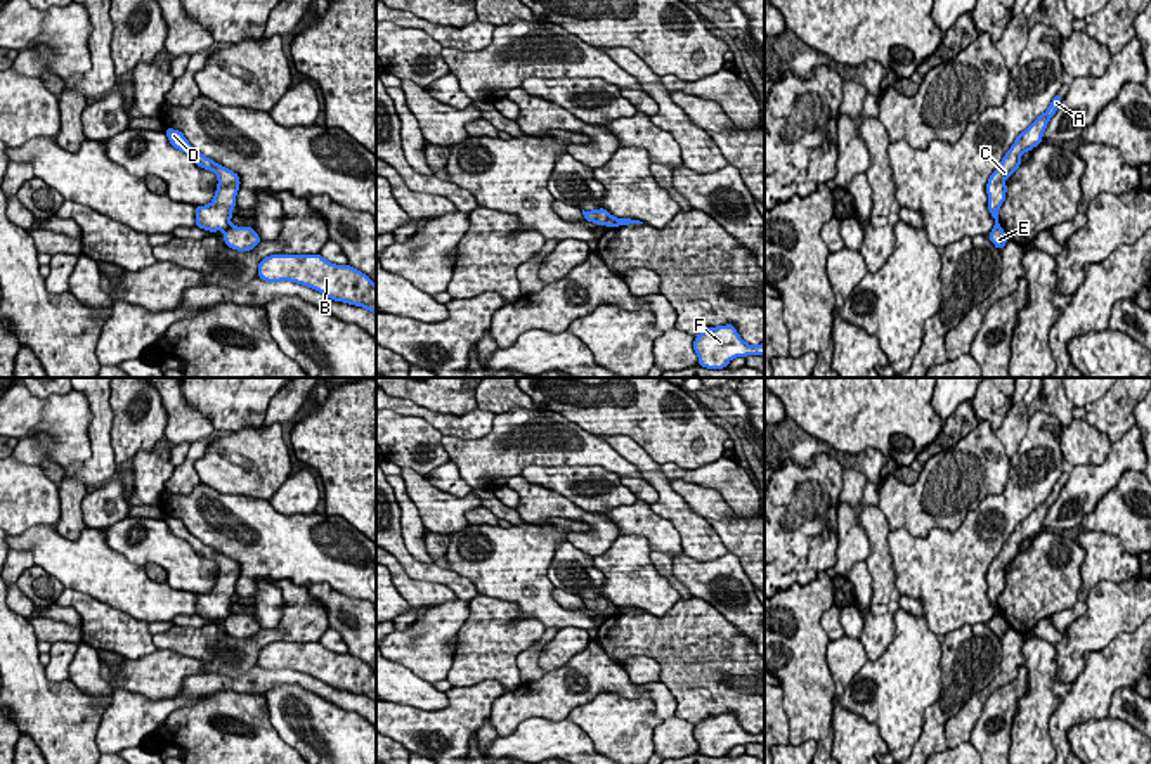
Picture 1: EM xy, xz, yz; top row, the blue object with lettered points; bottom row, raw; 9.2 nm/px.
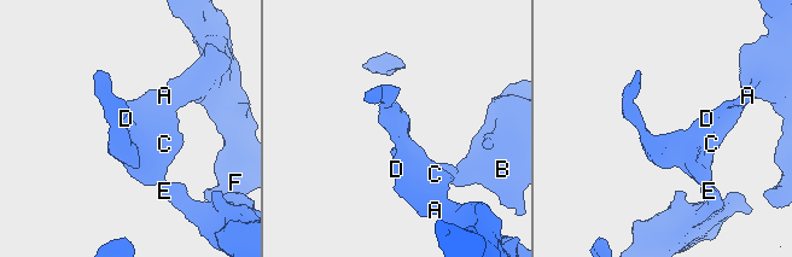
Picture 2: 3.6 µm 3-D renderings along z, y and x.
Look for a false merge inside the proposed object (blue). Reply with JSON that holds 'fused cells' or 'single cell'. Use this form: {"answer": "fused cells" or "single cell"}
{"answer": "fused cells"}

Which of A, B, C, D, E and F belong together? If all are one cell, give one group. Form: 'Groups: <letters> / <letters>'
Groups: A C D F / B E

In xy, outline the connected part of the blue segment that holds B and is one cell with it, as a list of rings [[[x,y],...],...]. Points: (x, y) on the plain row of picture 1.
[[[270,643],[258,651],[267,670],[291,669],[309,674],[335,690],[364,695],[376,702],[376,674],[350,653],[335,653],[317,643]]]

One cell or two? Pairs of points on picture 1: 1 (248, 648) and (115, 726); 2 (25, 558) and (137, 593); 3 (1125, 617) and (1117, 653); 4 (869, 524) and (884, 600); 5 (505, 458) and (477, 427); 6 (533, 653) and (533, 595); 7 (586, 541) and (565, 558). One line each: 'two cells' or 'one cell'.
1: two cells
2: two cells
3: two cells
4: one cell
5: two cells
6: two cells
7: two cells

